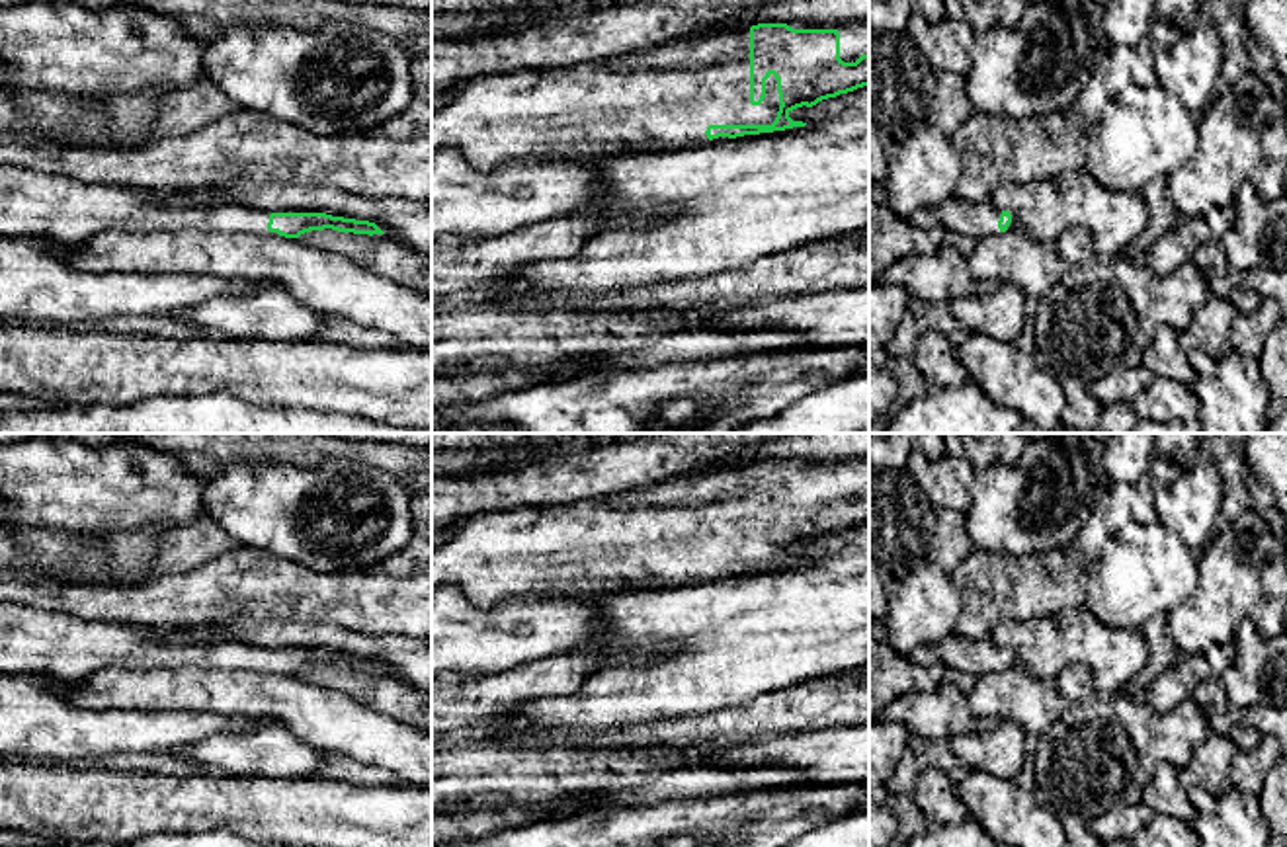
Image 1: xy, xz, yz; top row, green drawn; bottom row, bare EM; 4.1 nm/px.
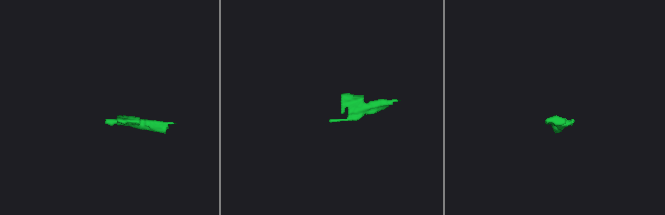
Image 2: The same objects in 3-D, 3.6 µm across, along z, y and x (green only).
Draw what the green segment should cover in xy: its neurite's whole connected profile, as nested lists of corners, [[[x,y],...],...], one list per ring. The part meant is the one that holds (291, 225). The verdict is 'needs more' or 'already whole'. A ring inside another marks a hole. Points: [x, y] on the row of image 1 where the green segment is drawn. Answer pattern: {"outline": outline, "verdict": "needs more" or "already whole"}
{"outline": [[[0,164],[0,236],[41,238],[76,248],[105,230],[252,232],[299,238],[332,228],[353,234],[385,234],[375,222],[301,213],[254,209],[242,203],[184,203],[148,189],[84,183]]], "verdict": "needs more"}

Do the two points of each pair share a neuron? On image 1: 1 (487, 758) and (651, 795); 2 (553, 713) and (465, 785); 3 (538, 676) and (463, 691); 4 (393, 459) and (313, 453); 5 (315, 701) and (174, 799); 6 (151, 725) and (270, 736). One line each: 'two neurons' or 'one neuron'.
1: one neuron
2: two neurons
3: one neuron
4: one neuron
5: two neurons
6: two neurons

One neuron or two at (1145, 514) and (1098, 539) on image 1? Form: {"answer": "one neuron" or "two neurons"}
{"answer": "one neuron"}

